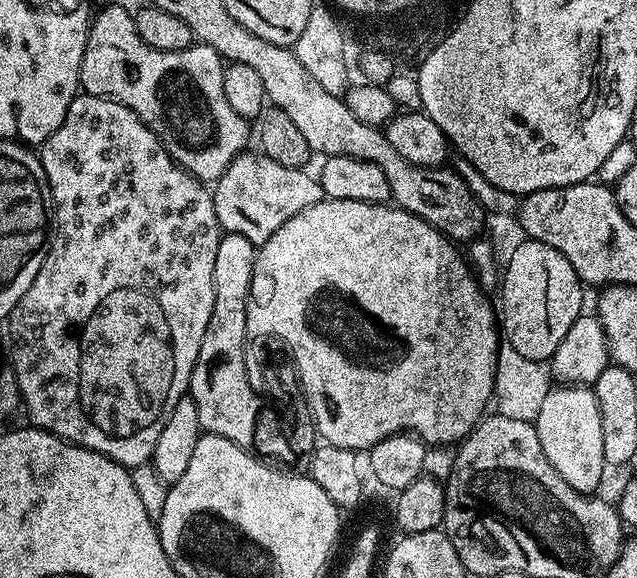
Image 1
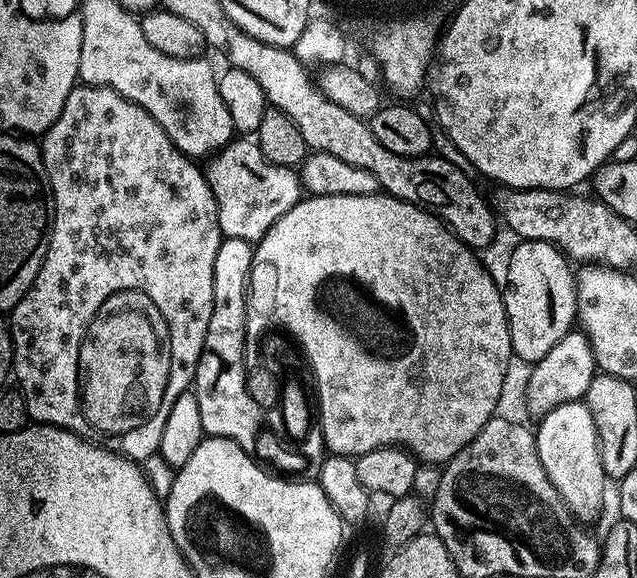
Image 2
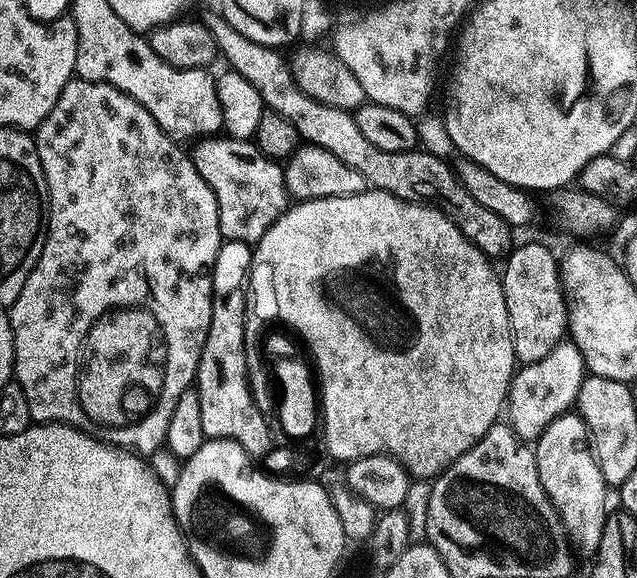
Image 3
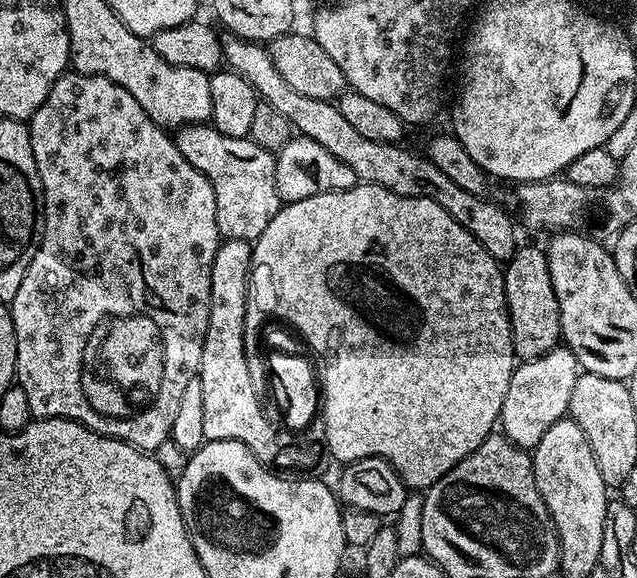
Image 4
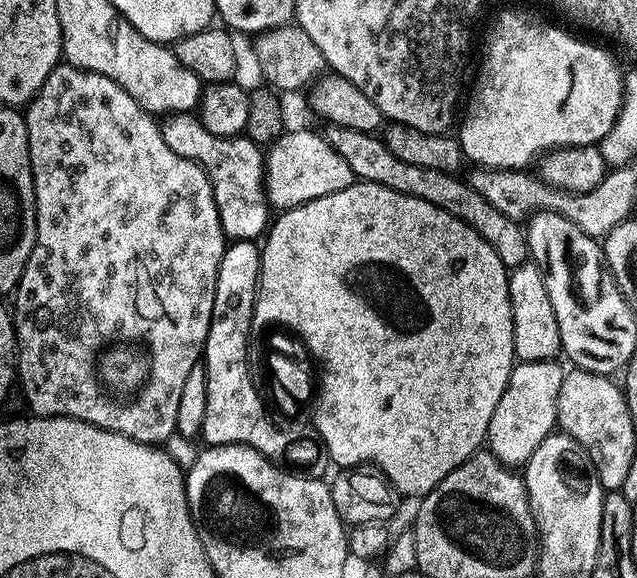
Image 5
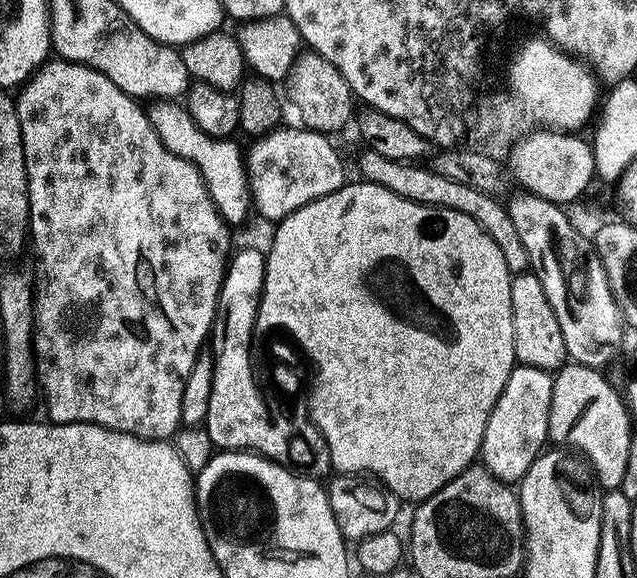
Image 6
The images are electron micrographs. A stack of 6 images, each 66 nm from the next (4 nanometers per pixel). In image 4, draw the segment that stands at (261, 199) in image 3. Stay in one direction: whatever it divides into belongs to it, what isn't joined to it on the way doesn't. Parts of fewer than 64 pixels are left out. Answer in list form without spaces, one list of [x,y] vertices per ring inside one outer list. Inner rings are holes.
[[[207,123],[203,124],[185,124],[175,133],[174,139],[176,141],[176,149],[180,151],[185,158],[190,162],[190,166],[194,166],[201,172],[202,175],[210,182],[210,186],[214,190],[214,202],[216,203],[216,225],[220,231],[221,237],[224,240],[246,240],[249,242],[254,242],[264,231],[266,226],[274,218],[274,214],[279,212],[282,207],[282,201],[278,190],[276,189],[276,161],[274,159],[273,153],[267,152],[262,146],[258,146],[253,142],[253,140],[247,139],[242,136],[221,136],[220,132],[209,126]]]

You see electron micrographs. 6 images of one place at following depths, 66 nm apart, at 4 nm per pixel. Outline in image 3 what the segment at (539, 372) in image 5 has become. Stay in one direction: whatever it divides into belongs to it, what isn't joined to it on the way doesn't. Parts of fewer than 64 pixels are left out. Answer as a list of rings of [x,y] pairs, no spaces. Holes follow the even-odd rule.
[[[561,342],[556,345],[554,350],[550,350],[550,354],[546,354],[546,358],[542,358],[533,364],[523,365],[512,379],[506,401],[508,415],[511,416],[509,417],[510,423],[512,429],[516,431],[516,435],[525,442],[532,442],[539,438],[555,416],[567,413],[575,405],[585,375],[584,358],[578,346],[573,342]]]

